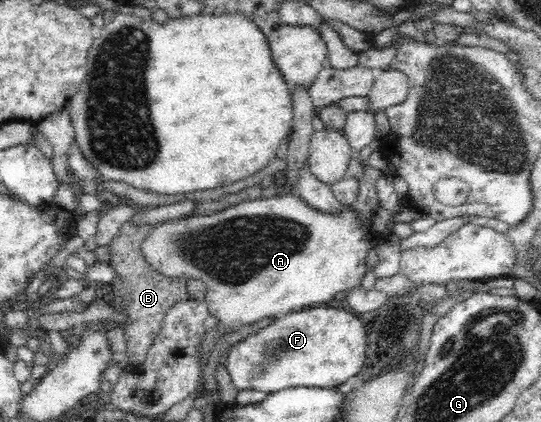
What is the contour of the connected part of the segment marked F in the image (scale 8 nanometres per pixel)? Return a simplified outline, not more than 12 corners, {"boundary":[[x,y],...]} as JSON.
{"boundary":[[345,306],[279,315],[229,350],[238,390],[338,388],[364,364]]}

